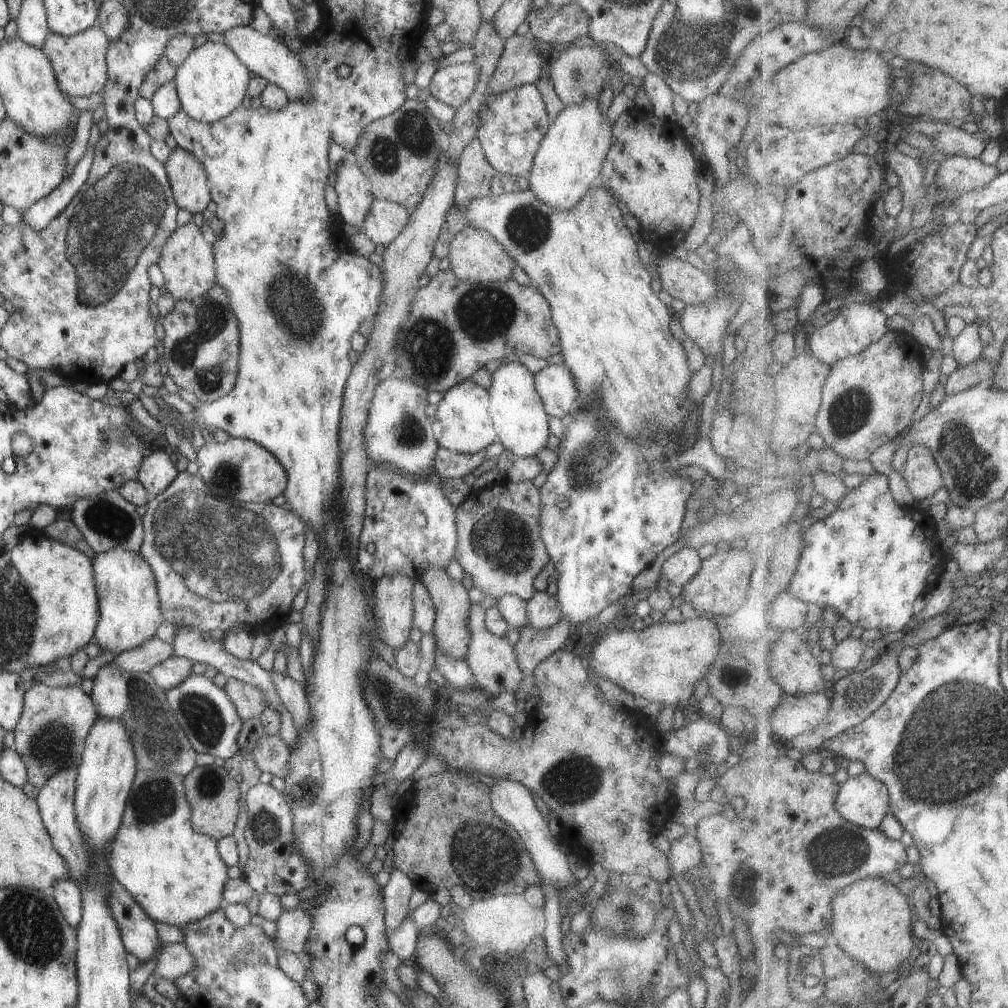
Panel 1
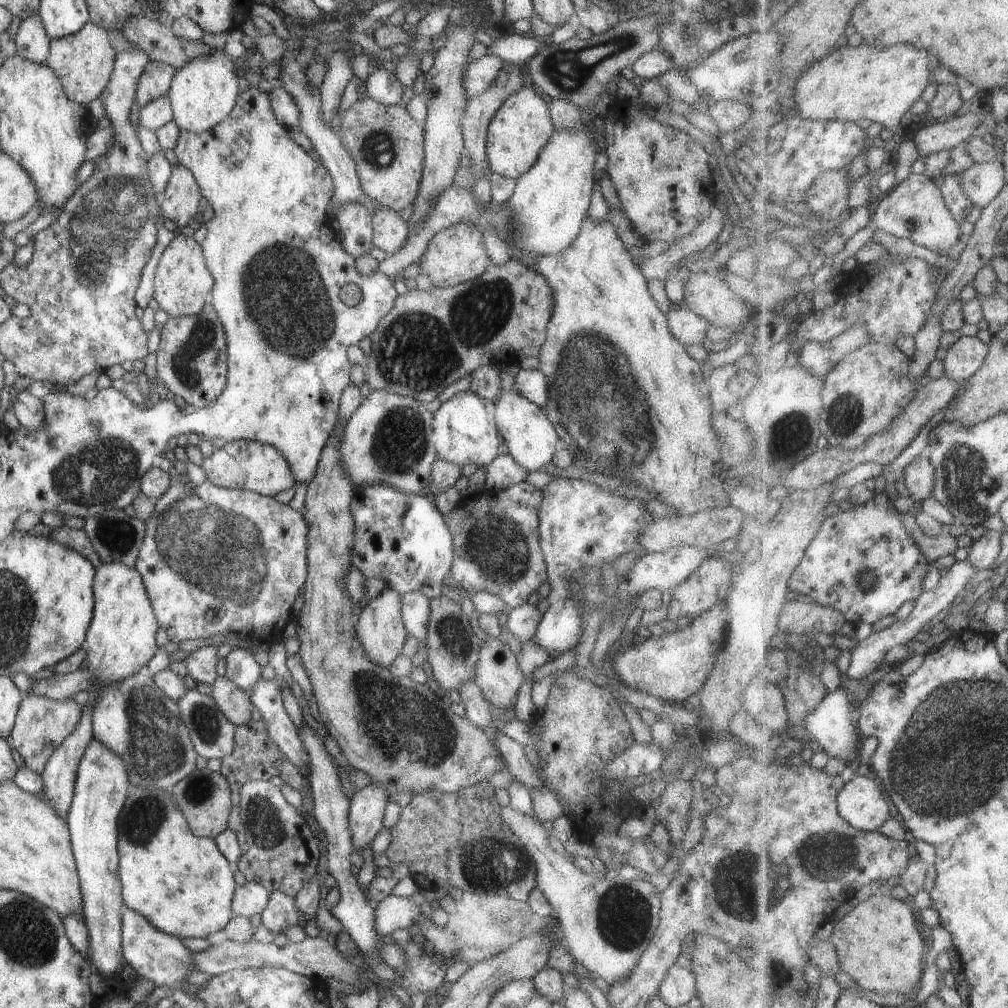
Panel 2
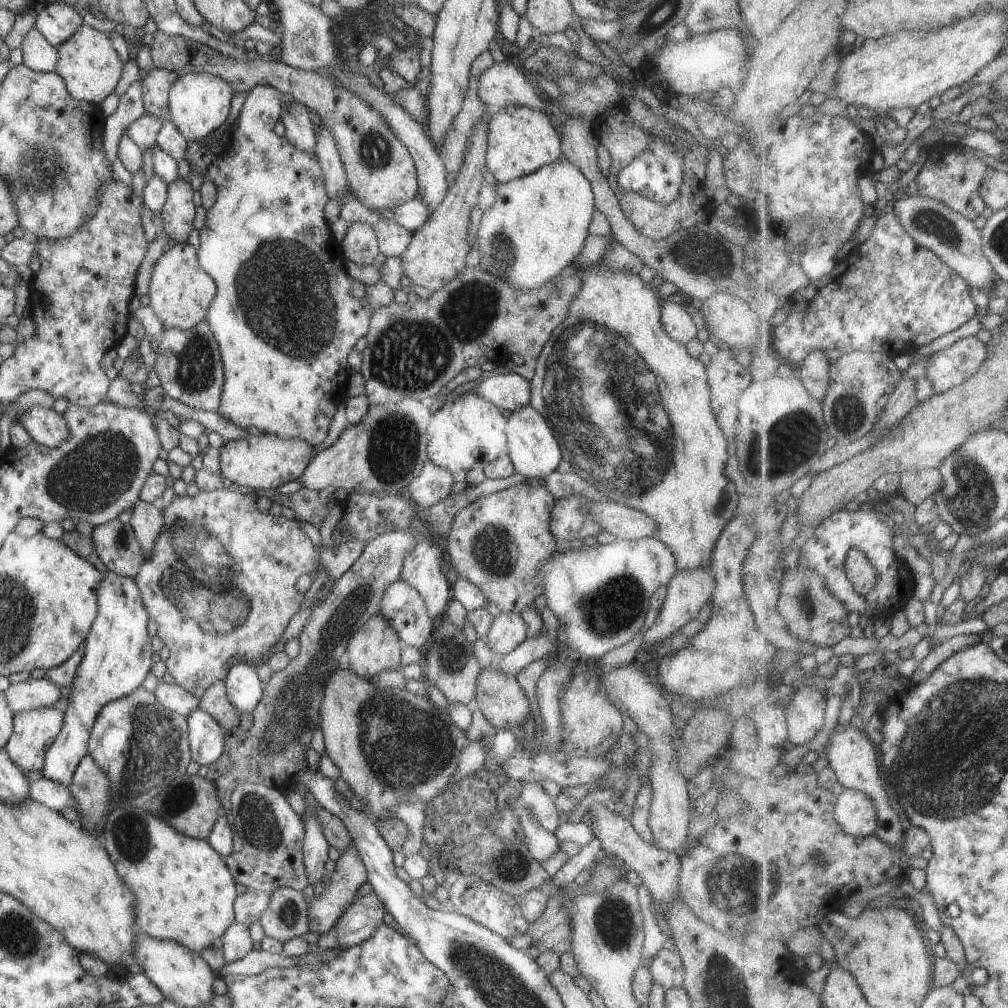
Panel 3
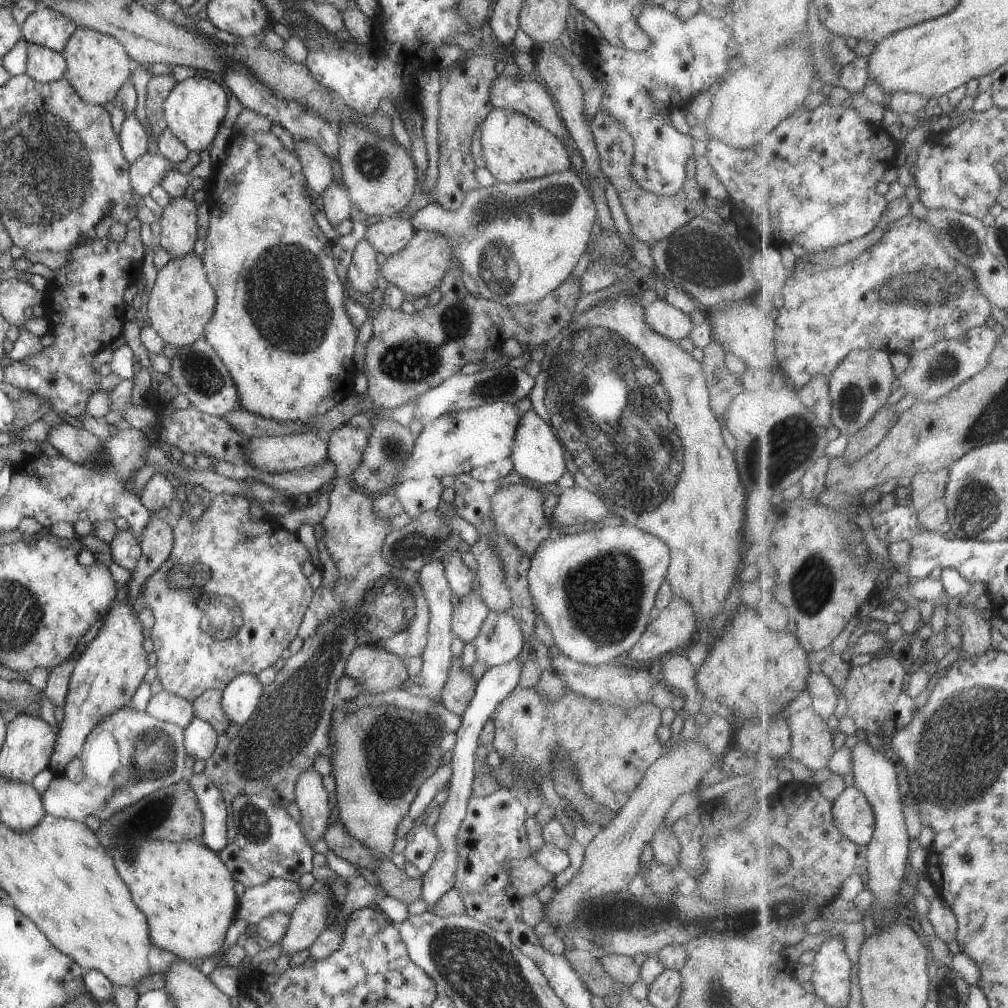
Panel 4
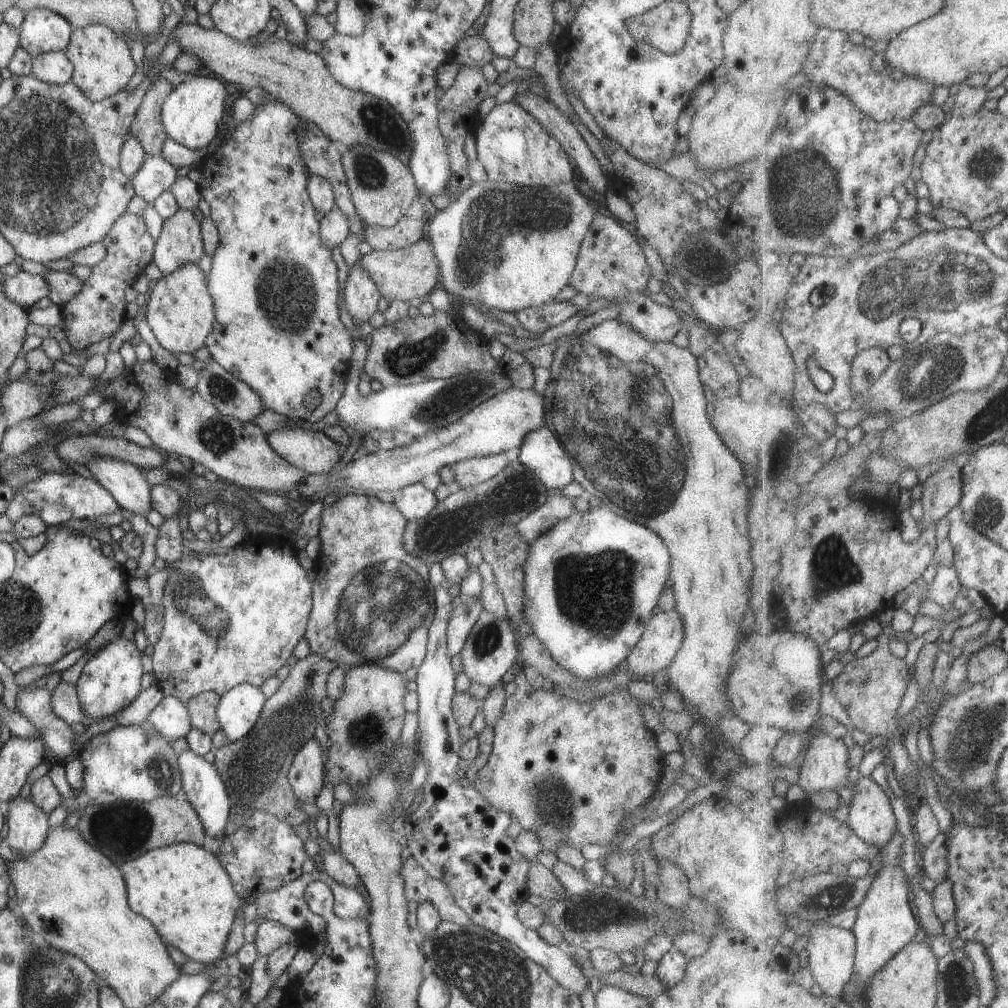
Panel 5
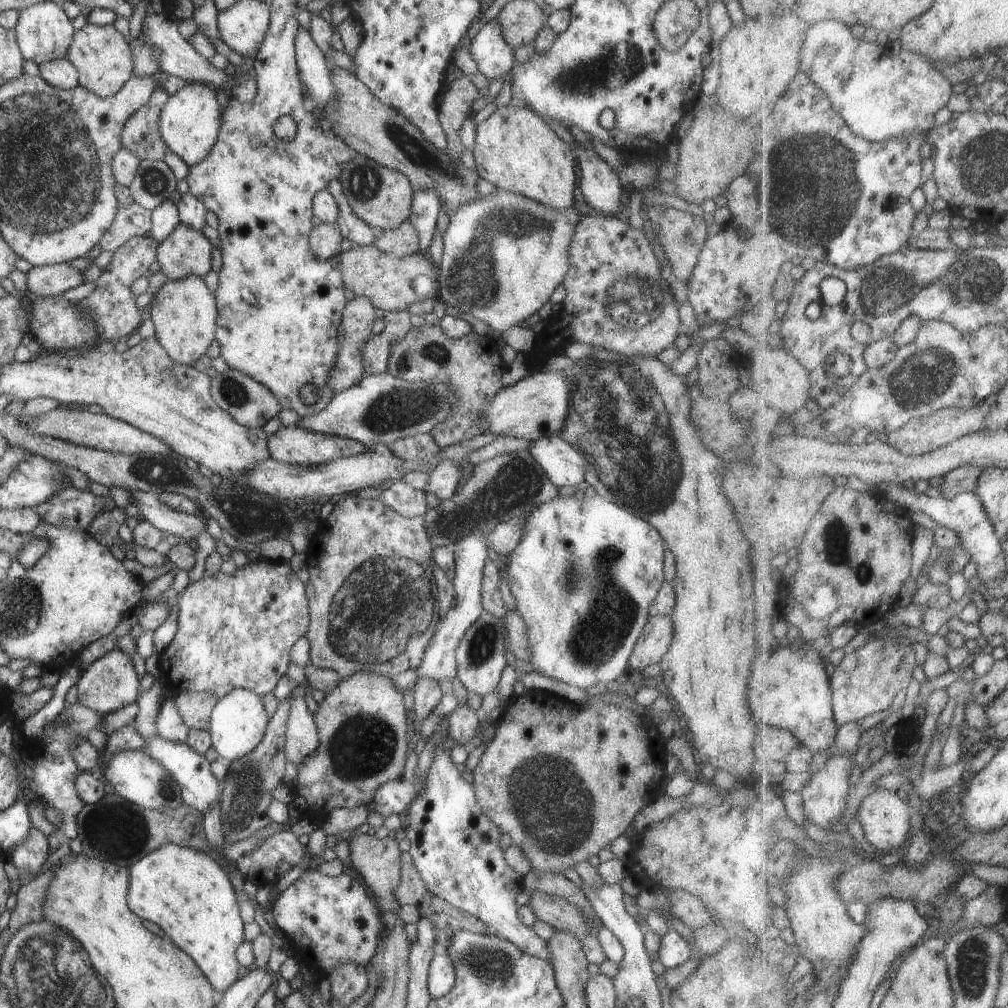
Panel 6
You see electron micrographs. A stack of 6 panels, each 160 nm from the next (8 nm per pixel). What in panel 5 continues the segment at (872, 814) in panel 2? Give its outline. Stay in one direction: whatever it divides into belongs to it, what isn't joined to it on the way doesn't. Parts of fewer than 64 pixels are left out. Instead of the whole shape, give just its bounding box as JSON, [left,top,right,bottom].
[846,776,897,847]

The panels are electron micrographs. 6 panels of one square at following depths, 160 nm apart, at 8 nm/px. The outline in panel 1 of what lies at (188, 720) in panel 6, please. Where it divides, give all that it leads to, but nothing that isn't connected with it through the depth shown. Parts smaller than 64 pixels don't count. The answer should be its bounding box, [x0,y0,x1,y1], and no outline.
[223,677,267,721]

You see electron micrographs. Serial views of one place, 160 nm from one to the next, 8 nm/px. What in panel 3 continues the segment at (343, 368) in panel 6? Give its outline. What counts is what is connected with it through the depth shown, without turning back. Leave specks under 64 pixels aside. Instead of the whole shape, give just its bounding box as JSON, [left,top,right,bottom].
[339,221,378,265]

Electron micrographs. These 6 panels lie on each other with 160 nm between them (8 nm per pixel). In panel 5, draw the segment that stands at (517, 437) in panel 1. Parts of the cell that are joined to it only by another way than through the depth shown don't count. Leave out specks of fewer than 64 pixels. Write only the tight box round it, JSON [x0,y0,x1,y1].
[516,425,572,489]

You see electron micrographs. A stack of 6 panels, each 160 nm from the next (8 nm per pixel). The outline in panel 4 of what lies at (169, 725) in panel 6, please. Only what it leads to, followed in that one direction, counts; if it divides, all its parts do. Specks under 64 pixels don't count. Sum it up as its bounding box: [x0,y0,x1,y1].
[144,690,193,729]

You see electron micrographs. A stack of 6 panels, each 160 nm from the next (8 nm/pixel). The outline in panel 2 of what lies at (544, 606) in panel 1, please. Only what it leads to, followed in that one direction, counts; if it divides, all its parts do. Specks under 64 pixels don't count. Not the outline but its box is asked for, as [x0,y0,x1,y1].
[501,603,541,643]

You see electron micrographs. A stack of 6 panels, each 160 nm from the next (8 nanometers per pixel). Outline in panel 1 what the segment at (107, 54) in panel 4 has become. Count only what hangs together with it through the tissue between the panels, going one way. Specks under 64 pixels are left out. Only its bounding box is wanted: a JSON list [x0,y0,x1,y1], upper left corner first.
[41,25,109,97]

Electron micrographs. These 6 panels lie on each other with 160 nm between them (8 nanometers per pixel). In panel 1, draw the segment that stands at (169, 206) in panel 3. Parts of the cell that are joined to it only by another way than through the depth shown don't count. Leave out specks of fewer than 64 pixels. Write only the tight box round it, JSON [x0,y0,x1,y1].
[162,146,210,214]

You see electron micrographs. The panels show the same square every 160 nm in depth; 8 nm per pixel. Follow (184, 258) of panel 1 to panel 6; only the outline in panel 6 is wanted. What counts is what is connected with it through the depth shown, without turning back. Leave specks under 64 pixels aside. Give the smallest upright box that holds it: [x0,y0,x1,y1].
[145,275,216,366]

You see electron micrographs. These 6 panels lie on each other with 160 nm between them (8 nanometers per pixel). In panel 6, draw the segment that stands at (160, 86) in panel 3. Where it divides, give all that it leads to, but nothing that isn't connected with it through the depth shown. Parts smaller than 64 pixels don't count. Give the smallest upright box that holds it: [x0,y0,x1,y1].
[121,86,168,160]

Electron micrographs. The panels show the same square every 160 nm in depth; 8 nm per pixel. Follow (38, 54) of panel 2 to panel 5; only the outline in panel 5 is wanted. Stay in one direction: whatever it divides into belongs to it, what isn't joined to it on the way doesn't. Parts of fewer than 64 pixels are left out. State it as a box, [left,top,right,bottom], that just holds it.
[30,51,73,85]

